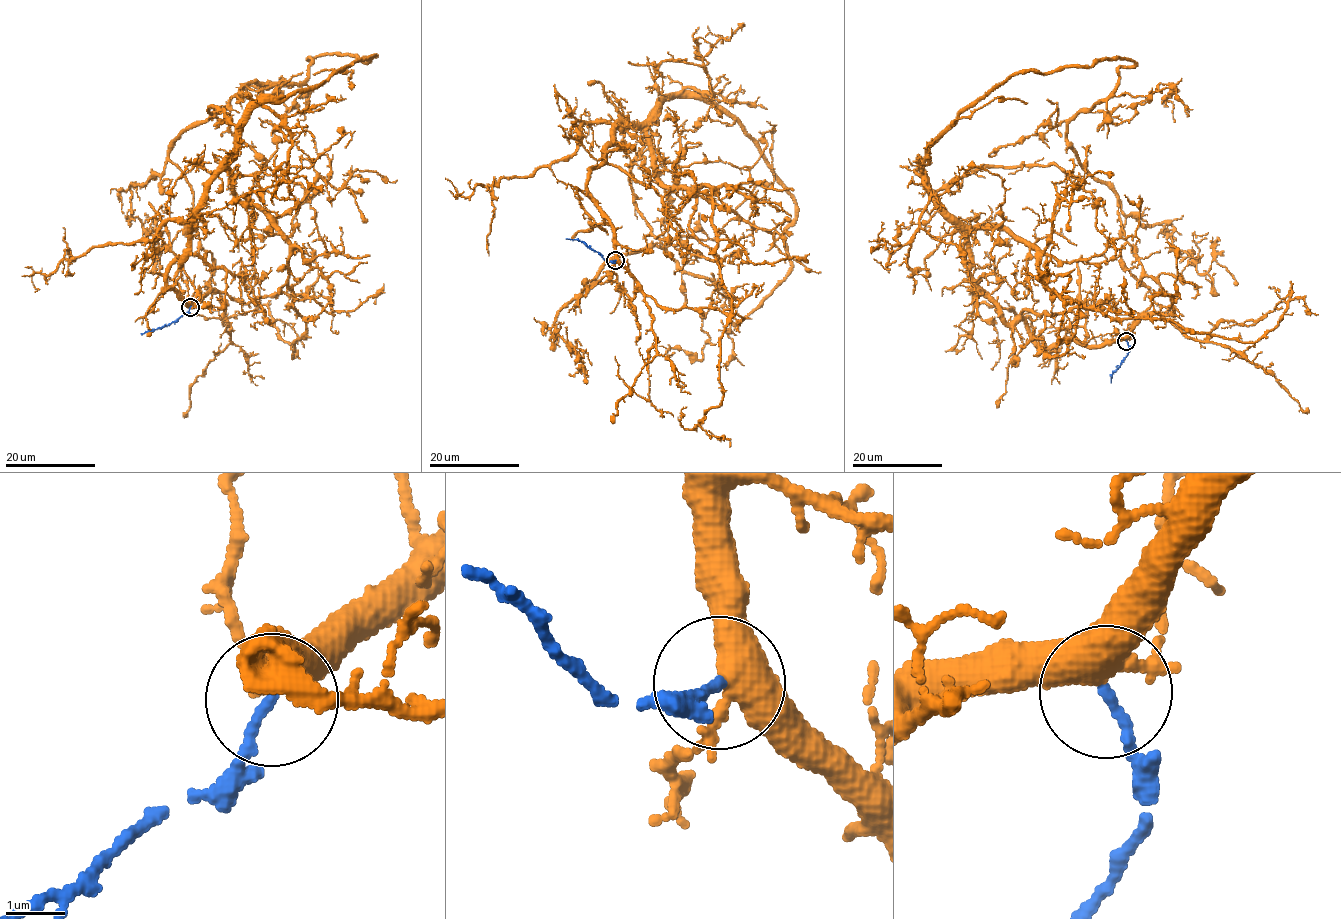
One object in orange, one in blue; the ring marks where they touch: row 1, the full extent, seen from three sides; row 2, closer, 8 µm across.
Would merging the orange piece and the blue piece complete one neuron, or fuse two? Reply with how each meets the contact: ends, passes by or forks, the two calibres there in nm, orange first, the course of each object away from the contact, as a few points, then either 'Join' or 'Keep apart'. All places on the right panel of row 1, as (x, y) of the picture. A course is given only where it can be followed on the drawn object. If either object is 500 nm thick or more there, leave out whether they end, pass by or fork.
At the ring orange forks. At the ring blue ends. Thickness 360 nm (orange) against 150 nm. Course of orange: (1126, 340), (1007, 322), (922, 173), (1018, 72), (1134, 63), (1067, 140), (1237, 285). Course of blue: (1126, 341), (1129, 352), (1112, 374), (1111, 382). Join

